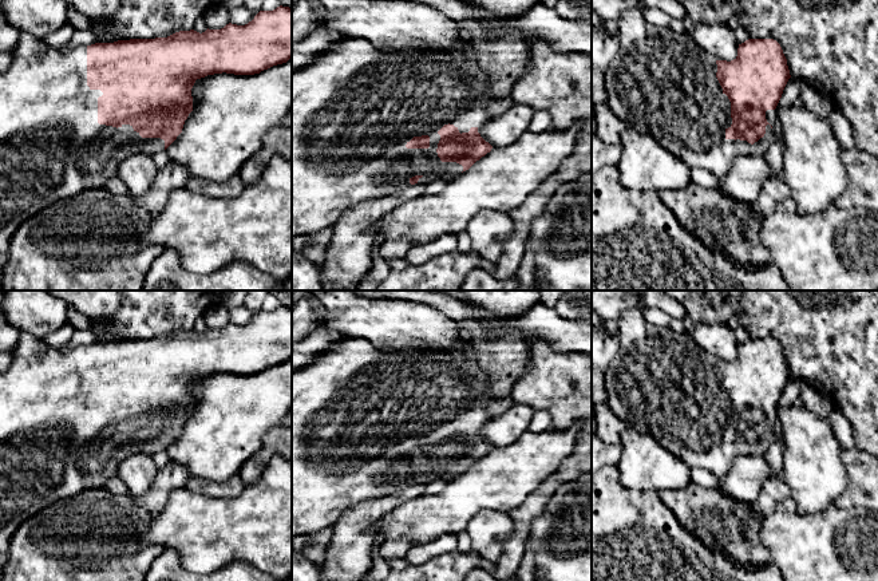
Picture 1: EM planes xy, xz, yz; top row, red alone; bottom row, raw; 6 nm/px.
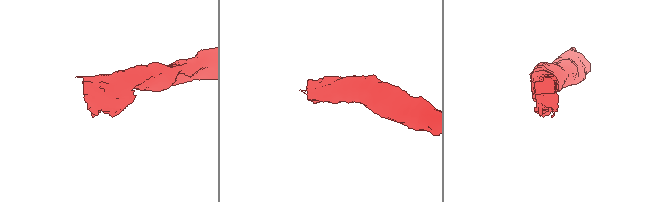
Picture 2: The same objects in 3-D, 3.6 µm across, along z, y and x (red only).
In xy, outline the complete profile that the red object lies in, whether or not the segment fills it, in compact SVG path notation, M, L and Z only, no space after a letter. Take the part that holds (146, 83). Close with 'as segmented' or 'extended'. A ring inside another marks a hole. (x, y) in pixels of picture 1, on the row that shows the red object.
M280 5L273 11L260 11L254 19L245 25L229 23L221 29L207 28L202 33L190 29L175 32L167 37L95 43L74 48L67 54L62 54L59 48L44 43L41 39L28 32L20 32L20 40L11 54L11 67L5 72L0 72L0 258L8 256L15 232L28 218L58 201L74 197L86 190L104 187L106 183L116 175L119 163L133 154L146 154L151 157L158 151L166 150L182 133L185 120L193 111L191 88L197 79L222 72L254 75L292 59L292 8Z; extended

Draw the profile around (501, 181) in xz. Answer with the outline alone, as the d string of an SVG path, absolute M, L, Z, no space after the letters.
M581 122L573 123L563 130L549 129L542 133L527 130L511 145L493 147L490 153L476 161L468 170L447 182L442 191L419 195L379 221L375 226L375 234L381 236L383 242L404 237L414 248L444 234L458 236L482 212L510 213L522 206L576 151L581 130Z

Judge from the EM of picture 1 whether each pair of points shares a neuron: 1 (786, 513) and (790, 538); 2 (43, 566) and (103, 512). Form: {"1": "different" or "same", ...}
{"1": "same", "2": "same"}

